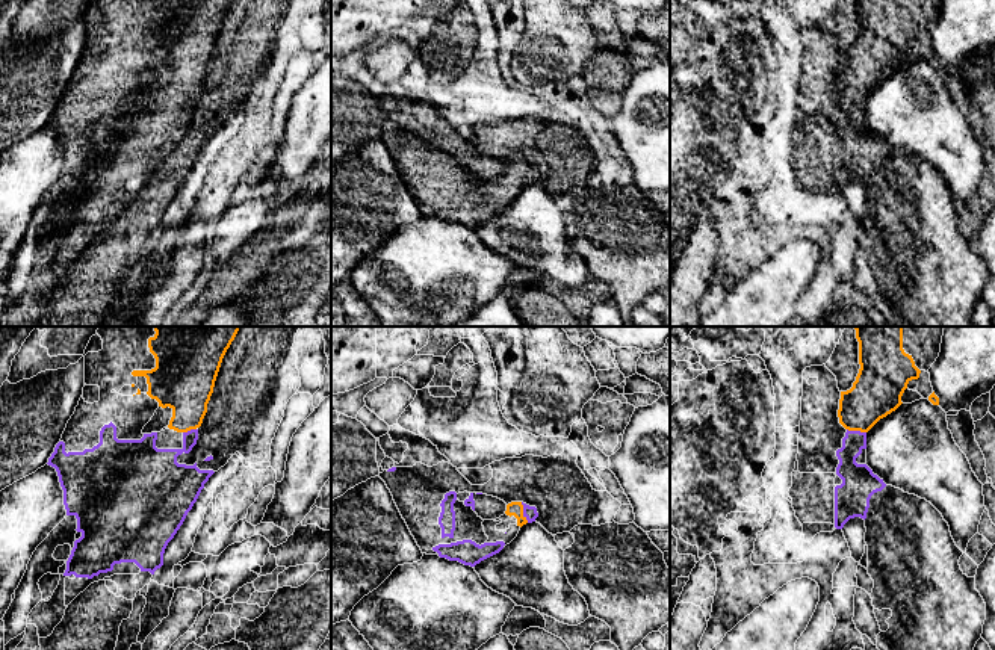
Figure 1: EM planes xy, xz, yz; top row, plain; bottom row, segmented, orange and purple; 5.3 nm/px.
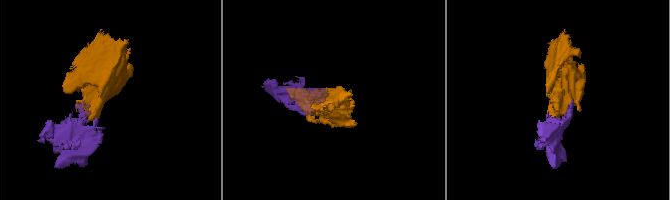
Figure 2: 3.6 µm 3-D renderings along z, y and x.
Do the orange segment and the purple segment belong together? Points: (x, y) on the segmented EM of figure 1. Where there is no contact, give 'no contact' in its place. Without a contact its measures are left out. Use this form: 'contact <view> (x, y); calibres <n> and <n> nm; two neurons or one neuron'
contact xz (522, 513); calibres 80 and 70 nm; one neuron

